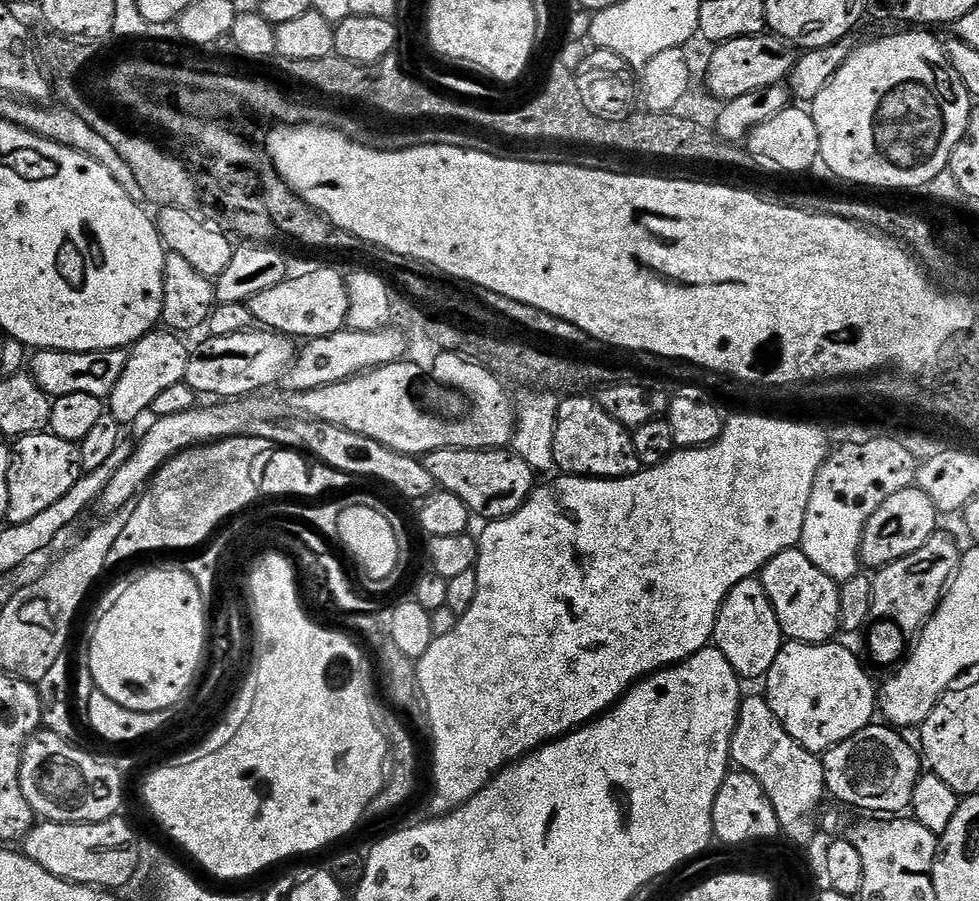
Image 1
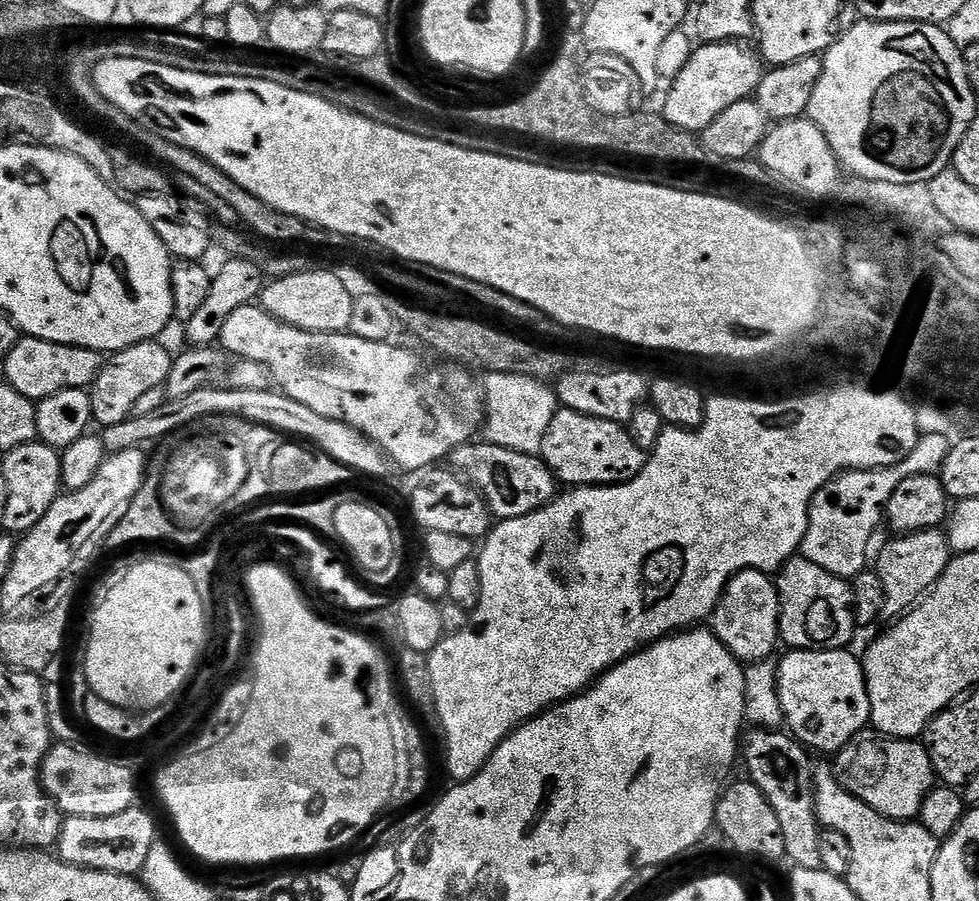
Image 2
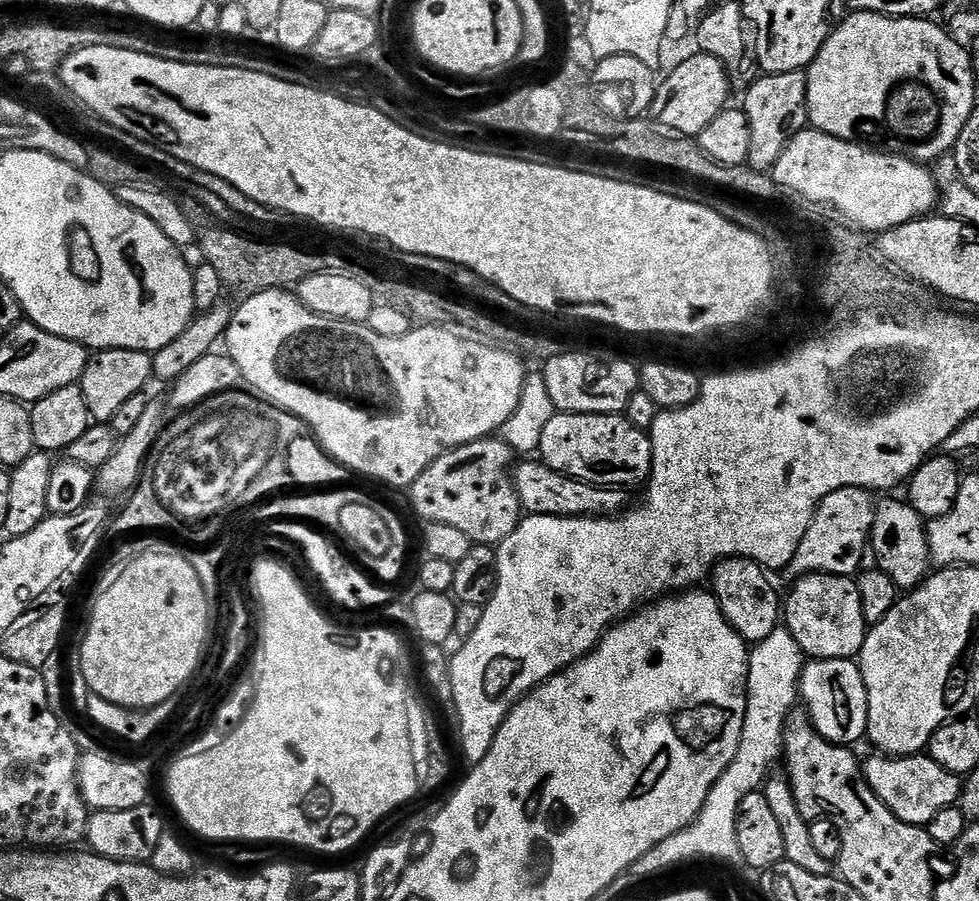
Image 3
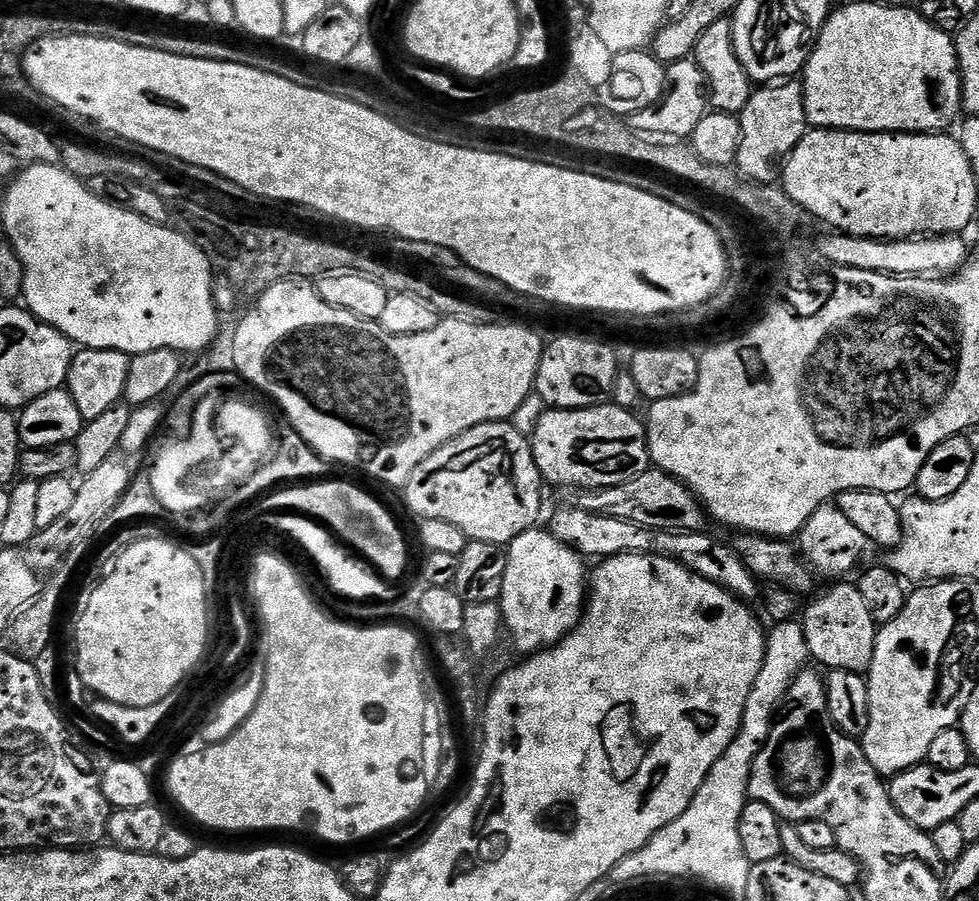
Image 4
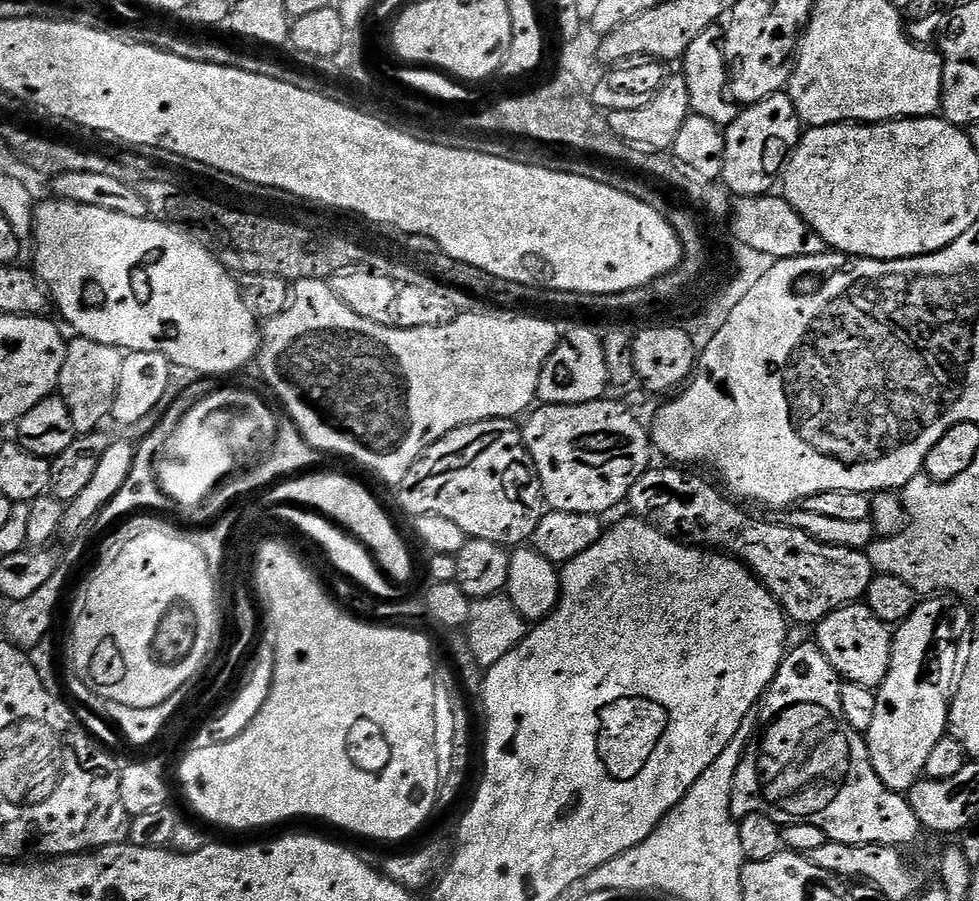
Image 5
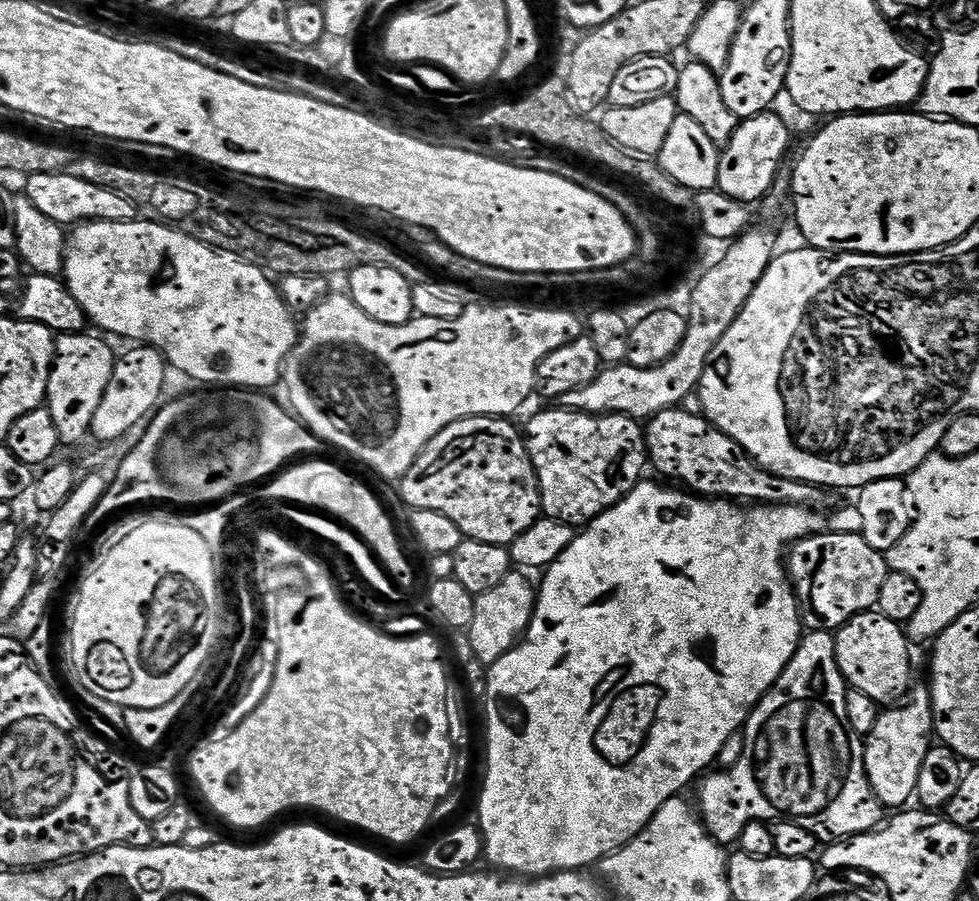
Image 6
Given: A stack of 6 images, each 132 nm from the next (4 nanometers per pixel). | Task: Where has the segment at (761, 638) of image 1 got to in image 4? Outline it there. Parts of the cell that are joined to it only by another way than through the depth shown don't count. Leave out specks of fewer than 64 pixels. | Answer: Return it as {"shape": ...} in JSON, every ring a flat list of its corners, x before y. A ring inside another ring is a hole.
{"shape":[[565,506,565,508,560,508,553,514,550,531,554,538,558,538,558,542,570,546,582,558,588,558,588,556,607,558,609,556,621,556,627,552,630,554,646,554,647,556,669,556,671,560,676,560,682,566,689,568,691,572,697,572,702,578,722,586,727,592,732,592,736,595,737,600,752,602,756,595,758,595,757,597,761,595,758,577,750,571,746,562,742,562,742,558,737,554,735,547,731,543,723,544,722,541,707,536,707,531,704,530,699,532,663,532,646,526,638,526,634,522,622,522,618,518,606,518,602,514,586,514,586,510]]}

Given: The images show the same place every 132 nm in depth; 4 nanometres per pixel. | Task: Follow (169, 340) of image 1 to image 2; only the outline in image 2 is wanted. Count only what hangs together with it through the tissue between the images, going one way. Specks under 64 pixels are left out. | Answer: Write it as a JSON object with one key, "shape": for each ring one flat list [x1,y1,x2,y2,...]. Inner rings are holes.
{"shape":[[147,340,111,353,90,389,93,421,103,429,118,426,118,422,128,419,134,410,134,402,138,402,142,394,154,390,154,386,167,385,173,359,173,353,168,353,156,340]]}

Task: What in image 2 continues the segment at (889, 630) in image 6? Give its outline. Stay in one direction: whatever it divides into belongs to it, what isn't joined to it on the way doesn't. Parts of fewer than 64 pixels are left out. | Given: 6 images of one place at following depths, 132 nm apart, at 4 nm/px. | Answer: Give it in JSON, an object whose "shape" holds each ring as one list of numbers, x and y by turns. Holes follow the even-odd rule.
{"shape":[[793,558,780,569,775,577,776,589,778,590,778,598,780,599,780,640,788,643,787,647,792,650,844,650,849,647,848,643,852,640,852,635,858,632,856,616,852,613,852,585,847,579,830,574,826,570,822,570,822,566,814,566,814,562,803,558]]}

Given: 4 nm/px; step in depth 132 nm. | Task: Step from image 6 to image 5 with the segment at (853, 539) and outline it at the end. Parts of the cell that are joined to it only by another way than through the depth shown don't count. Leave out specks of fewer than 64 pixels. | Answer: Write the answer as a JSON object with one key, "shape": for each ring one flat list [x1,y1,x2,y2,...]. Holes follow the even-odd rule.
{"shape":[[680,466,656,467,649,467,628,492,626,504,627,507,632,507,631,515,635,519,644,520,648,527,657,528,664,536,671,536,672,539,689,546,699,546,705,550,727,554,733,560,745,564,753,576,767,586,769,594,779,602,784,615,793,625,815,626,834,610,863,601,867,597,868,587,874,575,867,551,823,544,797,528,775,523,771,519,759,520,758,517,743,512,739,508,741,505,725,495,719,487,716,489,714,485,707,484,702,477,695,476,692,473,695,471,685,470]]}

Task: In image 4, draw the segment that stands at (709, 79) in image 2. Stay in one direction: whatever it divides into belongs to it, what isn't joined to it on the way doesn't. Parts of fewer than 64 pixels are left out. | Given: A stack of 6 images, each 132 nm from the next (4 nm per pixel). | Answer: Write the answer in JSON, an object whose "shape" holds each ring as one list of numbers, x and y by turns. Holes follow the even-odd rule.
{"shape":[[692,58,676,60,673,64,667,65,666,71,668,77,658,102,627,117,626,123,629,128,648,138,671,138,676,142,684,142,692,137,698,122,702,122,702,118,709,111,708,81]]}

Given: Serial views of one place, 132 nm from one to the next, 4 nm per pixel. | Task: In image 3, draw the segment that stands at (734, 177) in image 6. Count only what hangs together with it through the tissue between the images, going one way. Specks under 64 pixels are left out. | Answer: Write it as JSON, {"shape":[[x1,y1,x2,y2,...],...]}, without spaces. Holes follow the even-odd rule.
{"shape":[[803,71,761,75,742,96,742,107,750,122,748,164,757,172,768,172,786,150,792,137,809,127,808,77]]}

